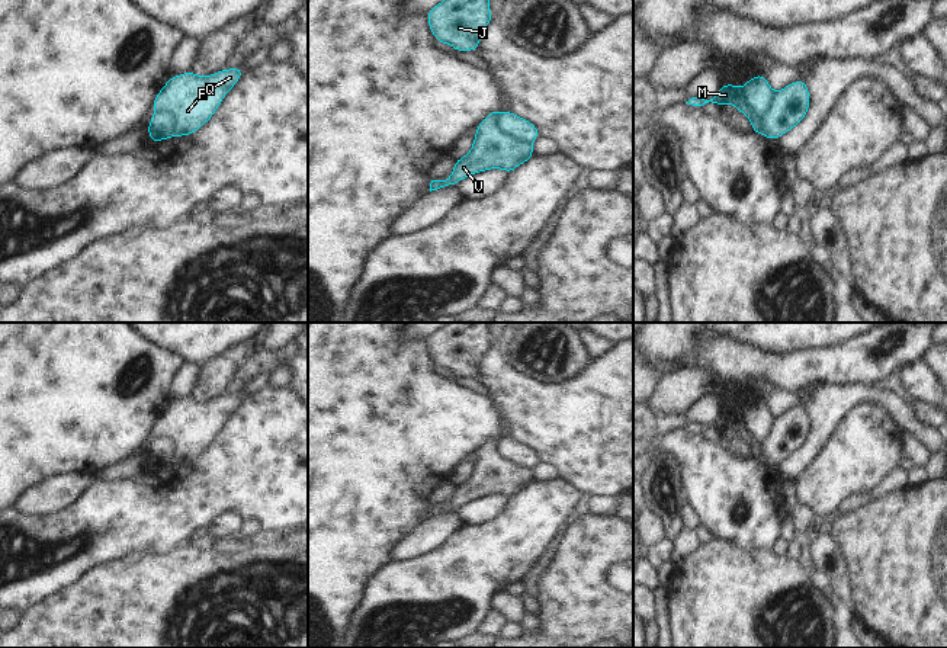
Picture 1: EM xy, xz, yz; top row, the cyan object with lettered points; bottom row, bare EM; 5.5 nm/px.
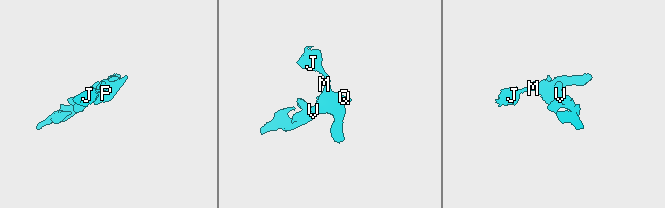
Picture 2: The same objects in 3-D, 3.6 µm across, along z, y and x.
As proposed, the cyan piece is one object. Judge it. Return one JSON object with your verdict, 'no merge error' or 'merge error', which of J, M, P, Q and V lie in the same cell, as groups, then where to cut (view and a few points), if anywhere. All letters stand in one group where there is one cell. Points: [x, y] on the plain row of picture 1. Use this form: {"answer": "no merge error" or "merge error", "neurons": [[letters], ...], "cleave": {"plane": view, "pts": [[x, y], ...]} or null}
{"answer": "merge error", "neurons": [["J", "M", "V"], ["P", "Q"]], "cleave": {"plane": "xz", "pts": [[500, 436], [496, 451], [501, 456], [530, 470]]}}

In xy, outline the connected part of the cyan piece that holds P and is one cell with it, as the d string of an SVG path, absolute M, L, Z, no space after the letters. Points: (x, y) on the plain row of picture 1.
M238 392L199 402L193 397L170 402L153 426L155 436L167 436L174 445L174 461L190 461L208 447L224 421L244 400Z

